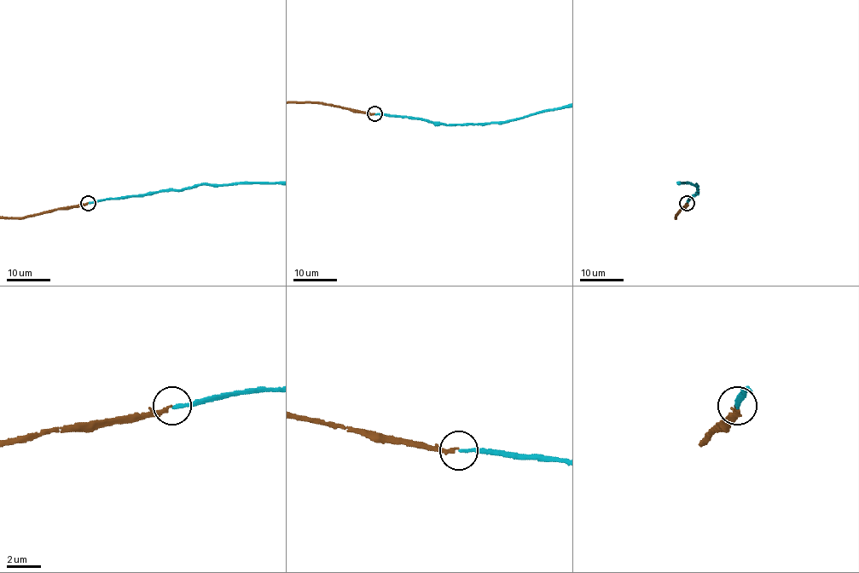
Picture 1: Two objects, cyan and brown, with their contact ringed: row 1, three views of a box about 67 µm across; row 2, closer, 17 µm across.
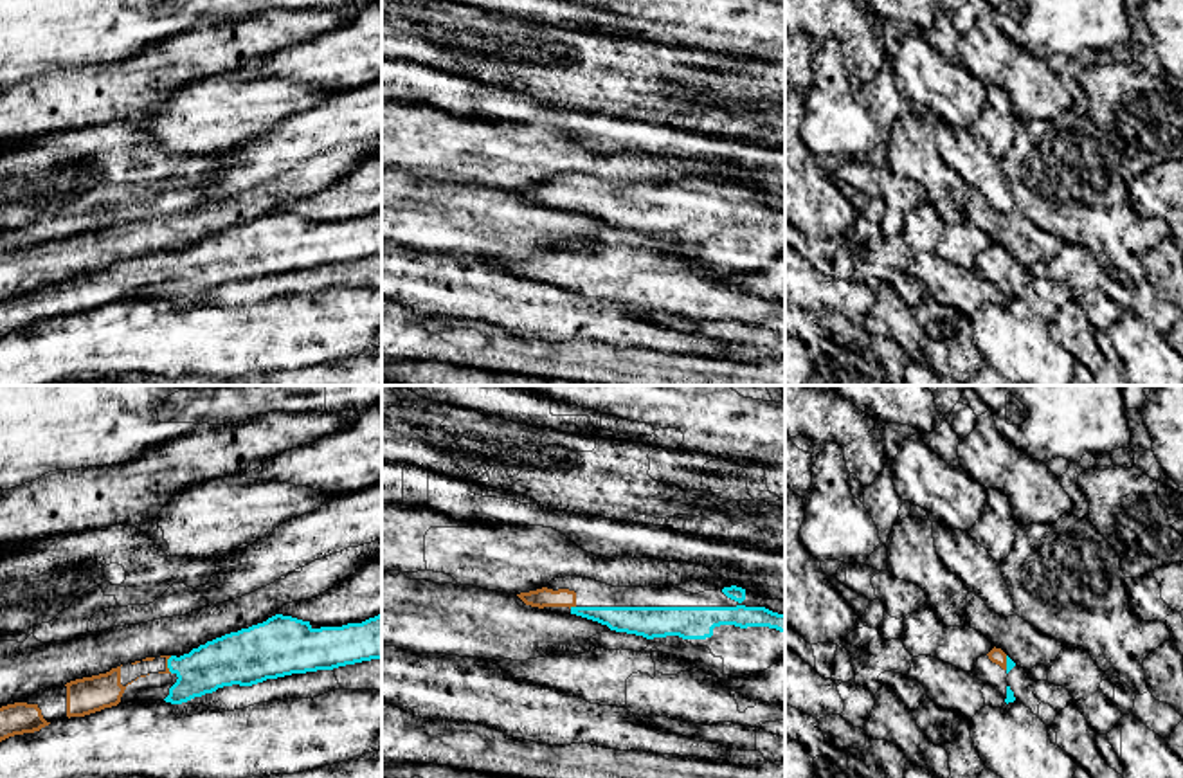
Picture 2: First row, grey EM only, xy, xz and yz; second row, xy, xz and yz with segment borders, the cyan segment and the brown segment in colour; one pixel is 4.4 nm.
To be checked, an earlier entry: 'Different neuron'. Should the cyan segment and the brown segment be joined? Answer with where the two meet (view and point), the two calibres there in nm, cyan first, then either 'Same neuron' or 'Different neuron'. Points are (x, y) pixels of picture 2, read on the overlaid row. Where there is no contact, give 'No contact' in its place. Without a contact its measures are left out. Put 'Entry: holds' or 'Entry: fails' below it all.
Touches cyan at xz (571, 607). Thickness 110 nm (cyan) against 90 nm. Same neuron
Entry: fails

